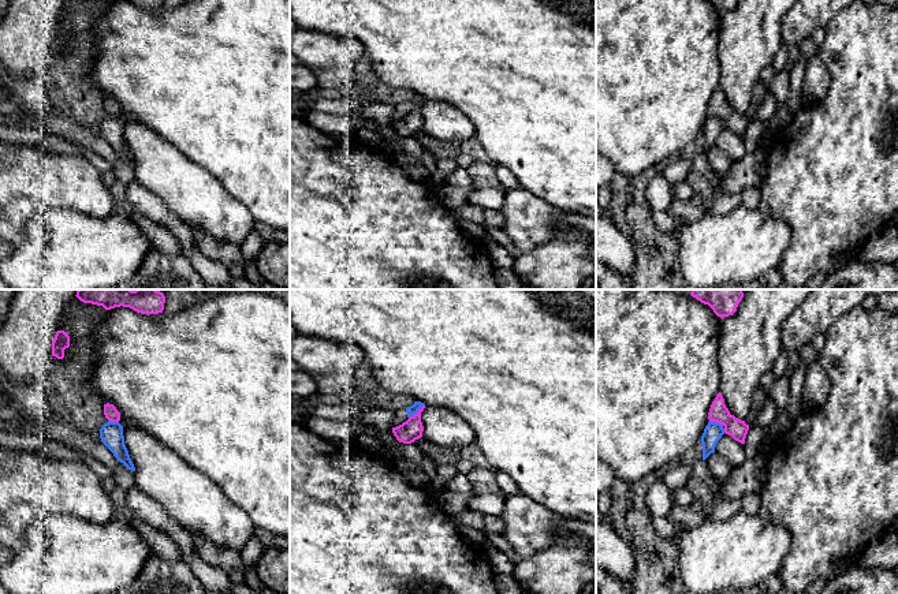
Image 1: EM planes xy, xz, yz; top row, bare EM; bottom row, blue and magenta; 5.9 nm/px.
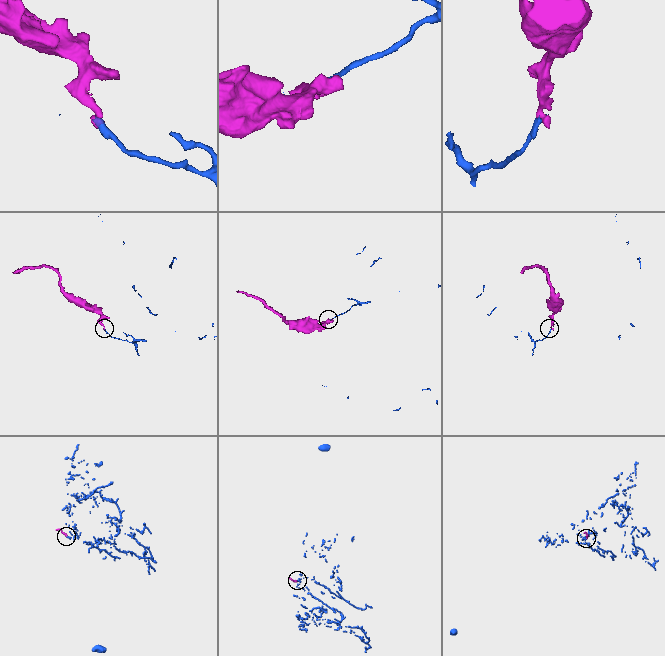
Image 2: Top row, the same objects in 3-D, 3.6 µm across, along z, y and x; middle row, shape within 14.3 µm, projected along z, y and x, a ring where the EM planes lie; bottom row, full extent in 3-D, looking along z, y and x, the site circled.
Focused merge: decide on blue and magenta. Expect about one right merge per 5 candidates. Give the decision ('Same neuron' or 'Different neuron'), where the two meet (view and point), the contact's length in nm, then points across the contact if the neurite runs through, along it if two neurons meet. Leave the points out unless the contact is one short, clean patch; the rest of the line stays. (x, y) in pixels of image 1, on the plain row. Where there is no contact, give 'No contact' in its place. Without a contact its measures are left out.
Different neuron. Touches blue at xz (416, 107). Shared border 130 nm. Boundary: xz (424, 98), (409, 112)

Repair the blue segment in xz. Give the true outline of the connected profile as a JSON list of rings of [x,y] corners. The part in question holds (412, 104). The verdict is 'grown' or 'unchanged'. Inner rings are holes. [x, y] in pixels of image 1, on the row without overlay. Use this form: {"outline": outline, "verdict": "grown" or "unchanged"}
{"outline": [[[414,96],[413,100],[395,105],[394,113],[392,113],[392,122],[396,122],[396,120],[402,119],[403,116],[406,116],[410,111],[417,108],[422,100],[425,100],[425,98],[421,96]]], "verdict": "grown"}

